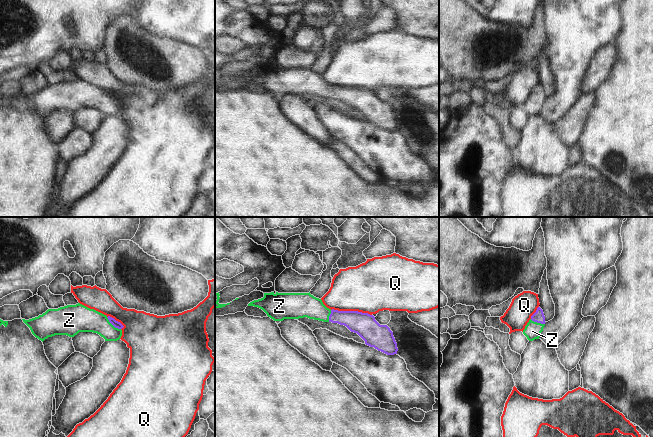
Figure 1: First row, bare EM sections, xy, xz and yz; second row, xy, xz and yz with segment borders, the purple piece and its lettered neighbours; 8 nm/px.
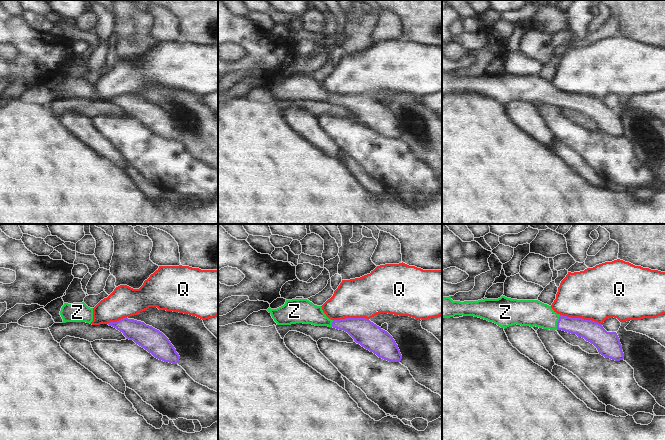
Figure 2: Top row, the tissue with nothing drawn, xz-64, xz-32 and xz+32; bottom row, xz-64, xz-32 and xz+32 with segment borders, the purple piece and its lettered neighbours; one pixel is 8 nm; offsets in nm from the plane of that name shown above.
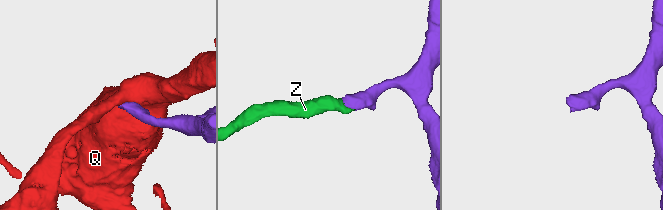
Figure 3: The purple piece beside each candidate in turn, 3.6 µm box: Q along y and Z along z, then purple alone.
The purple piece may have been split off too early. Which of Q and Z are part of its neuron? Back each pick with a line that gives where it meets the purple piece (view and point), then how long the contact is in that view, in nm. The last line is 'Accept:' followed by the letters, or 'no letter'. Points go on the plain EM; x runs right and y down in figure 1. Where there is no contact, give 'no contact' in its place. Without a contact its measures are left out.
Z: xy (113, 101) | 160 nm
Accept: Z

